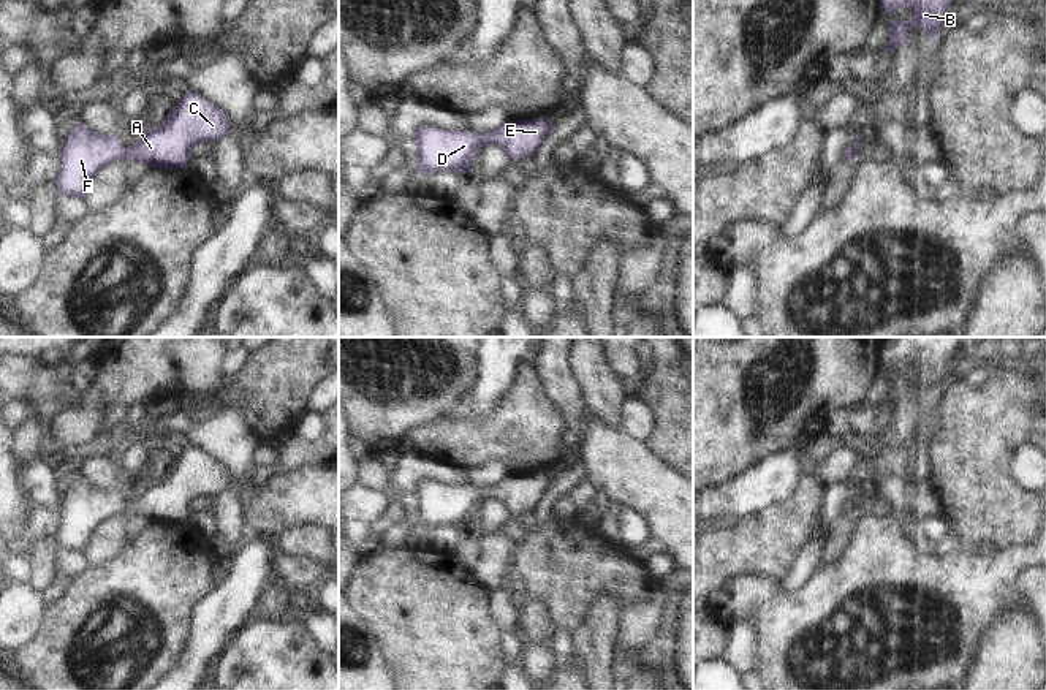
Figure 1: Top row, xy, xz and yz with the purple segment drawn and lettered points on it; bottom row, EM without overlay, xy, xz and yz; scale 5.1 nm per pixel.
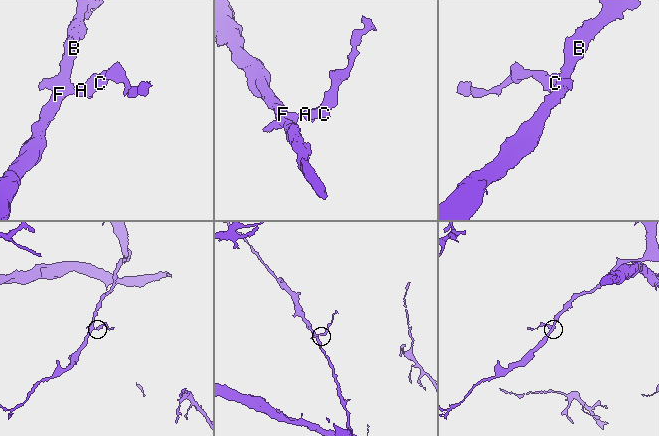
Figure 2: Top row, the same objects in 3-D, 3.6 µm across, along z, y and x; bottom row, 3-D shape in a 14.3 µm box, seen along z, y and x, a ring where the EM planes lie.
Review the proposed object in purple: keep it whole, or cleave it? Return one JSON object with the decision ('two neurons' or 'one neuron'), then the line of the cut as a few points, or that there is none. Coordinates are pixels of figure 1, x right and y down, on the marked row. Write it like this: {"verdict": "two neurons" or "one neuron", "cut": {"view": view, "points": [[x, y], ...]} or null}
{"verdict": "one neuron", "cut": null}

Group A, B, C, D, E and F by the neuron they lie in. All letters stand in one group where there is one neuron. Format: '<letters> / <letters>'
A B C D E F

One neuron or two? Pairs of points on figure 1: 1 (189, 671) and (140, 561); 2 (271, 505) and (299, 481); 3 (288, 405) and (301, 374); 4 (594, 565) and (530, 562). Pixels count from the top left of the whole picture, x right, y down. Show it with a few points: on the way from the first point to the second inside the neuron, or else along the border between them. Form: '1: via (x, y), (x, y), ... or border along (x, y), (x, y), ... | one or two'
1: border along (190, 621), (185, 649), (165, 673) | two
2: via (277, 504), (293, 488) | one
3: via (288, 398), (288, 386), (293, 382) | one
4: via (578, 562), (546, 562) | one

